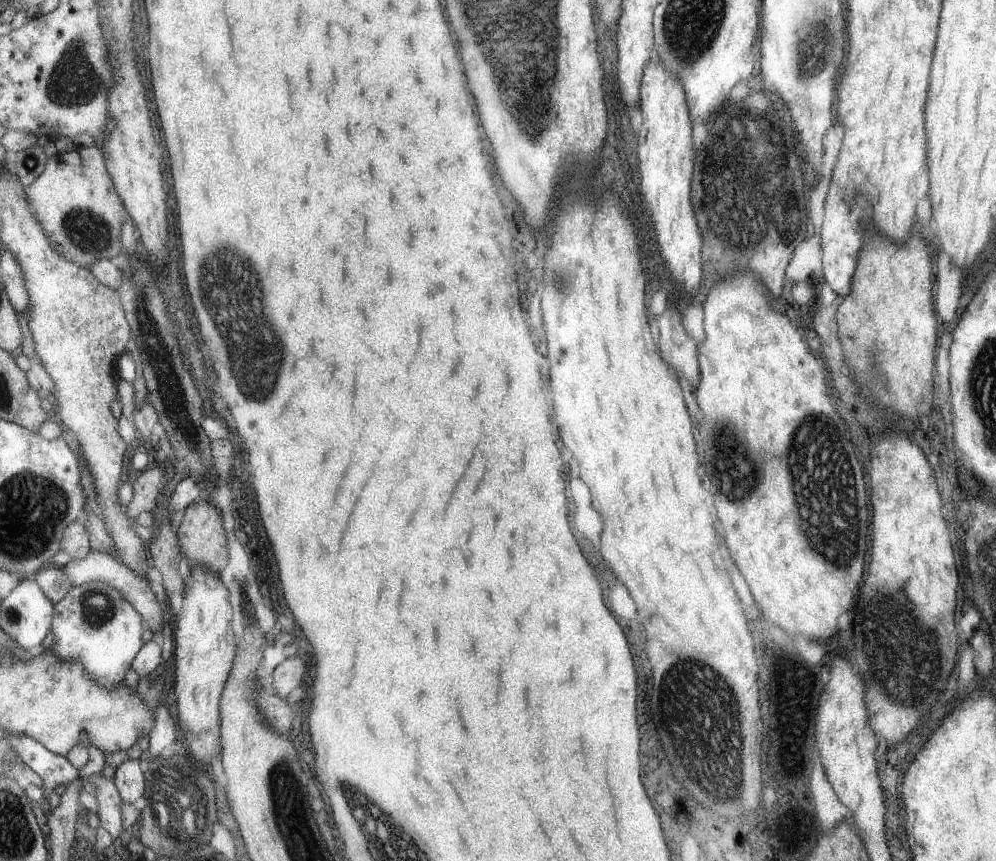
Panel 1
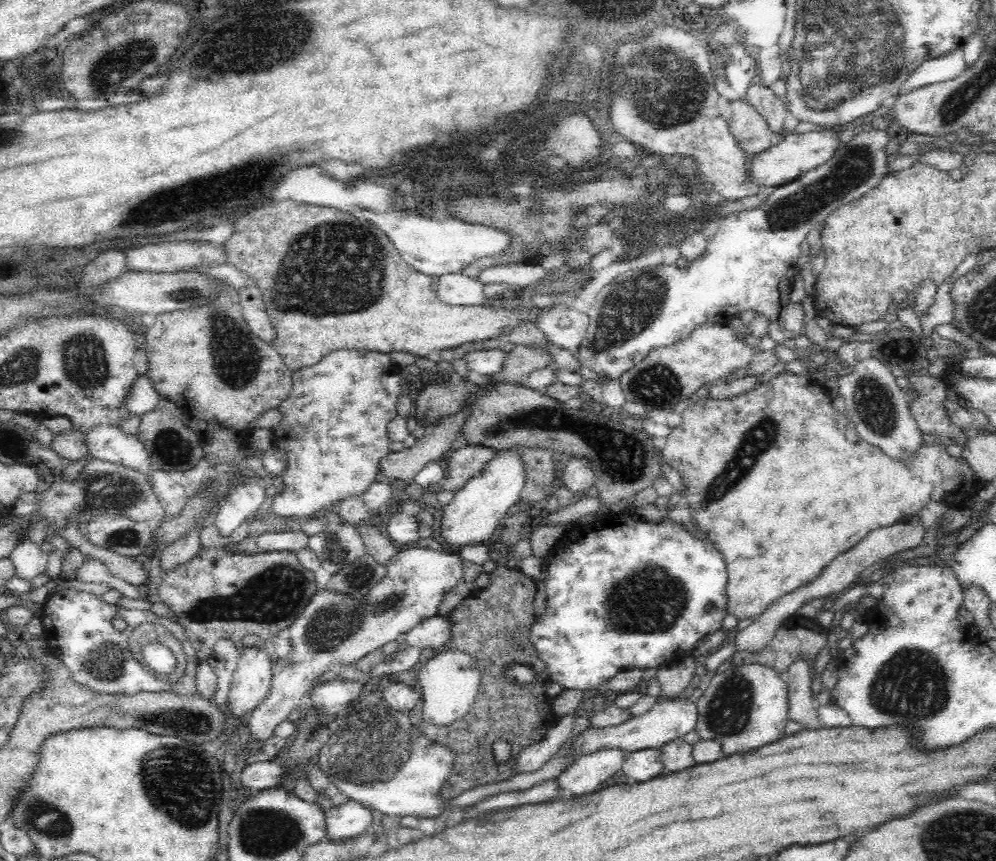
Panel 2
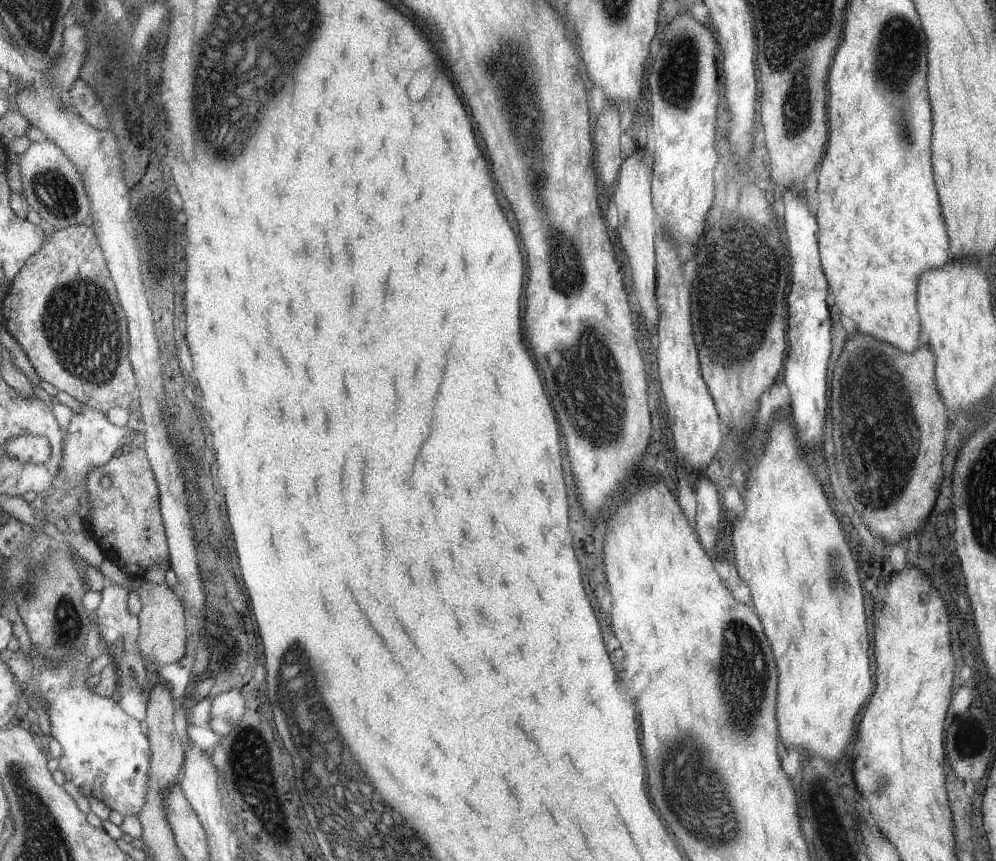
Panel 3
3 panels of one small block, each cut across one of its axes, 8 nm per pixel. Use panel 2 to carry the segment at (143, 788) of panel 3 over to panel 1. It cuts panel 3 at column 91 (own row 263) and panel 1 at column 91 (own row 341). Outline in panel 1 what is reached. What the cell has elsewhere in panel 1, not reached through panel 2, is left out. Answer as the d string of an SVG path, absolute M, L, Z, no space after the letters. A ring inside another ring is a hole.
M90 582L84 586L74 587L60 602L56 603L53 633L55 641L52 648L62 661L80 660L84 668L90 672L90 676L96 680L96 684L106 690L125 686L126 672L130 669L138 650L143 647L140 614L120 590L104 582ZM99 773L93 774L89 780L91 784L98 786L101 826L109 831L114 839L119 839L126 832L123 814L125 800L117 785L116 777L106 778L104 774Z

